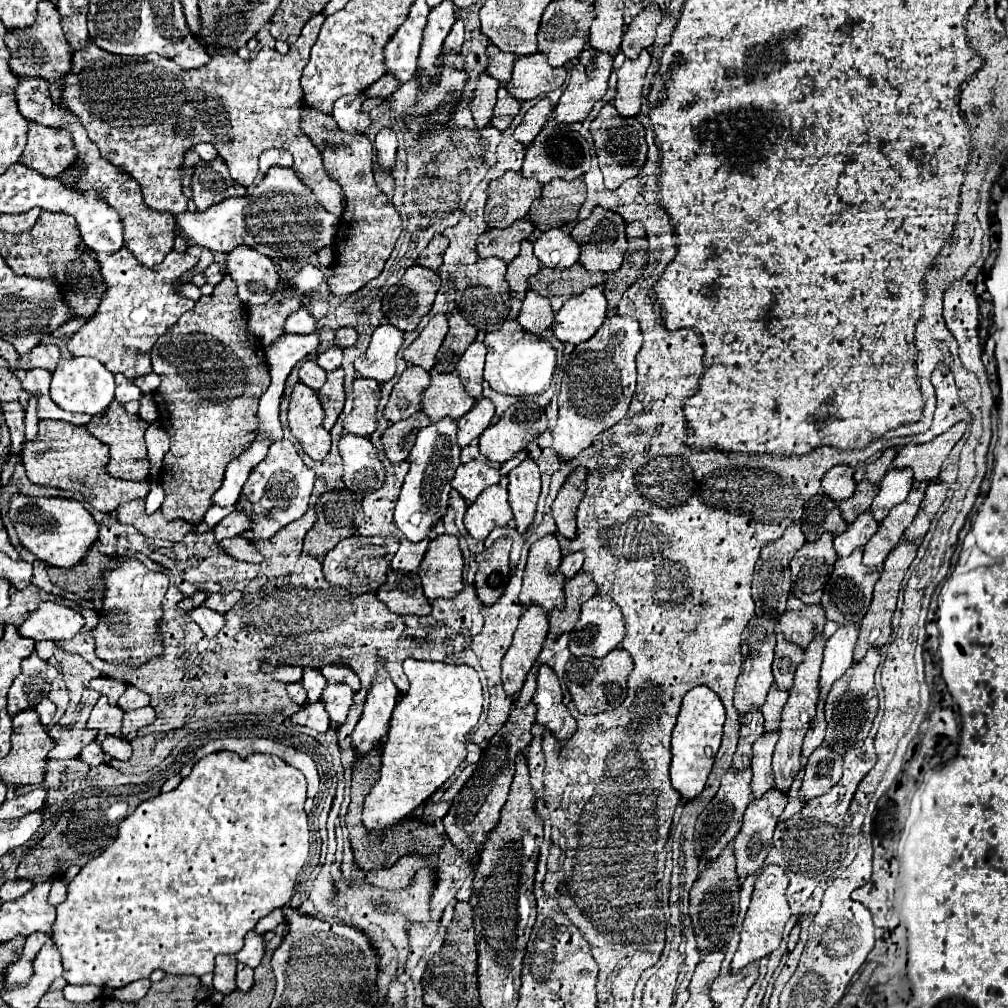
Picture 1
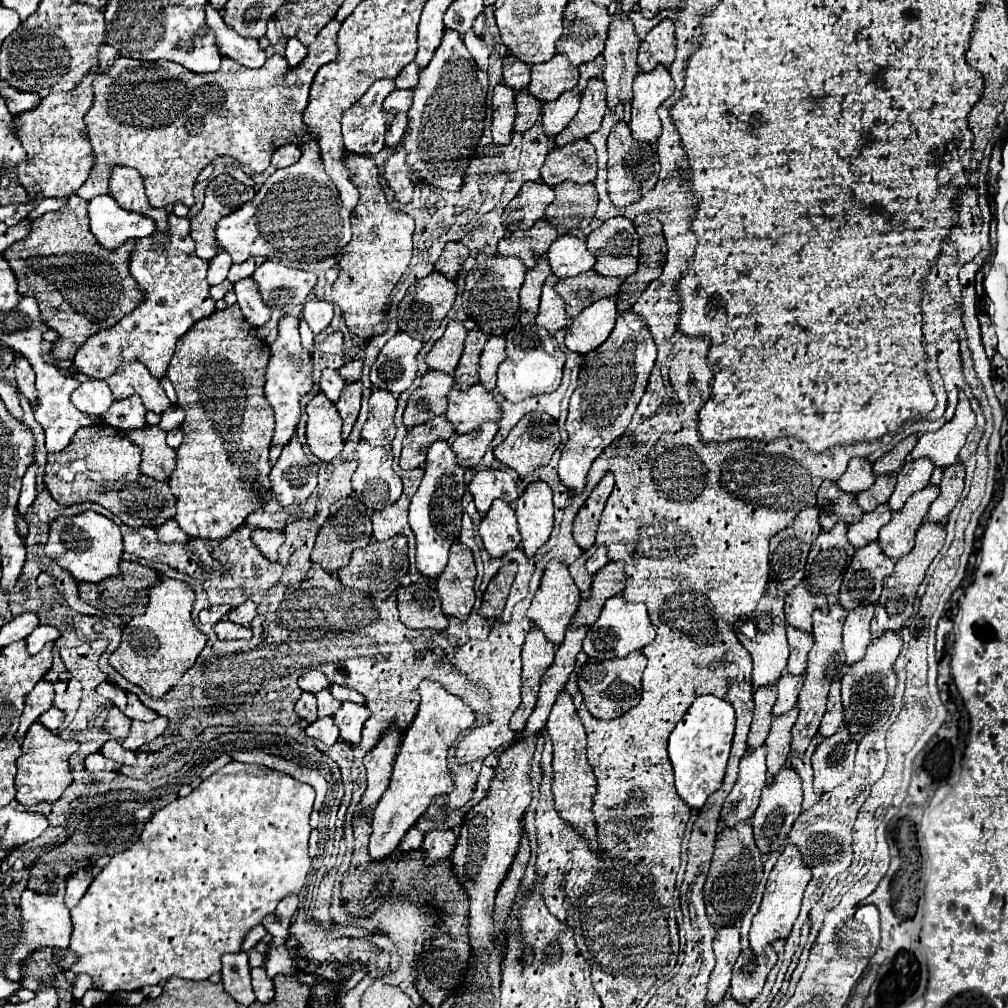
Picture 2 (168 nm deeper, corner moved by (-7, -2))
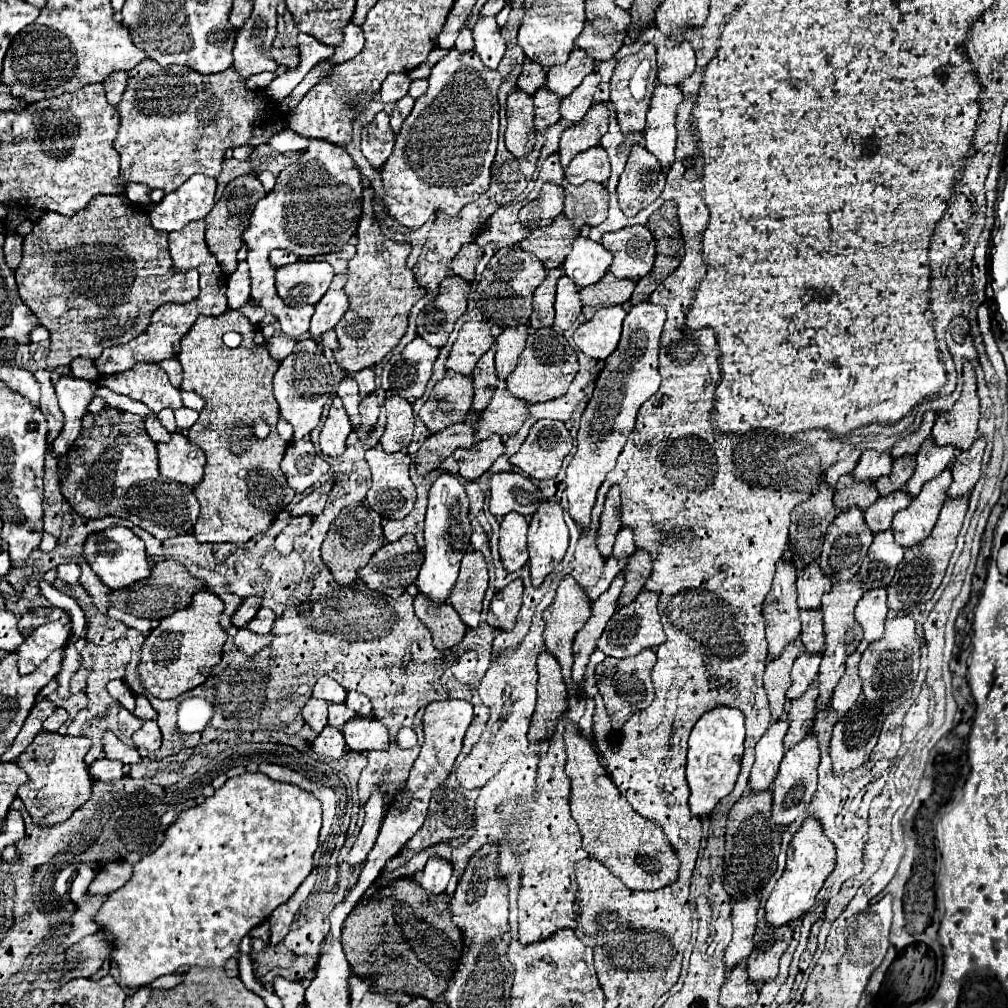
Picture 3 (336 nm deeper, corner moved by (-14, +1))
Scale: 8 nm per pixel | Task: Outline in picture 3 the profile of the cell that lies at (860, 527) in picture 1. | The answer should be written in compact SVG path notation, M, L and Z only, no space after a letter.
M898 489L886 497L878 497L868 509L866 509L866 523L874 533L880 533L884 529L890 529L892 517L906 509L912 503L912 495L906 489Z

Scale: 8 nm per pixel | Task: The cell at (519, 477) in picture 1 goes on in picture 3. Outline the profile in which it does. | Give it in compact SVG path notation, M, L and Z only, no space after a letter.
M548 501L540 505L528 529L530 577L532 587L540 587L548 573L556 569L568 549L568 527L562 517L562 507Z

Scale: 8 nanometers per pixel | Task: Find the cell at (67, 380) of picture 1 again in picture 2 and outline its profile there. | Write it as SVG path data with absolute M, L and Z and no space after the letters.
M91 378L79 384L71 394L71 402L87 416L101 416L115 402L109 384L101 378Z

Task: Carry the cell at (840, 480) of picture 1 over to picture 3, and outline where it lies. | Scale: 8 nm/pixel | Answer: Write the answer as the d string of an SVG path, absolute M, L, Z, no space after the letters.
M864 449L860 455L860 461L856 465L856 469L852 471L852 475L856 477L856 481L864 481L864 479L878 479L882 475L888 475L892 469L892 455L890 451L874 451L874 449Z

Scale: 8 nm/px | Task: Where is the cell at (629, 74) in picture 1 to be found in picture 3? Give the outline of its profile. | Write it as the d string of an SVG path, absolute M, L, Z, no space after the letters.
M658 85L652 97L650 113L646 117L646 149L660 161L662 169L668 171L674 163L676 149L676 107L682 103L682 91L676 85Z

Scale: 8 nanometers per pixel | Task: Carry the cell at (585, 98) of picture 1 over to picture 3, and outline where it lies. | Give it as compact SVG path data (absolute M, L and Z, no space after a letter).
M604 103L594 105L580 123L568 127L562 137L560 137L560 165L568 167L570 161L590 149L600 145L602 135L608 131L608 117L610 117L610 109Z

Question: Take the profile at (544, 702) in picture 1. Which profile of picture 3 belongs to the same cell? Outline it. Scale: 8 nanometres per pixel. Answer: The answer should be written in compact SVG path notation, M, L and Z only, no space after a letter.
M572 723L566 727L564 743L568 755L566 775L572 781L570 809L582 833L582 847L588 853L594 853L630 889L656 891L672 885L678 879L680 861L674 847L662 833L662 827L656 821L644 819L628 805L612 779L606 775L592 743L582 737Z

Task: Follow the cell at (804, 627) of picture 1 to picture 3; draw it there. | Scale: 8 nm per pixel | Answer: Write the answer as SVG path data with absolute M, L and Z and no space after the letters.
M810 563L798 571L798 607L818 609L820 599L826 589L830 589L830 579L822 573L818 563Z

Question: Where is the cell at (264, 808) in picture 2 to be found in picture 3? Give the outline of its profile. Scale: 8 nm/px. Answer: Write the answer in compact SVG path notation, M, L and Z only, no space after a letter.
M244 773L240 777L232 777L232 779L228 779L224 783L224 787L220 787L202 805L198 805L198 807L188 809L186 813L182 813L182 817L178 817L176 825L170 825L170 829L166 831L166 841L160 845L160 849L156 849L152 855L142 857L142 861L134 865L134 877L122 889L110 893L108 899L102 903L102 909L98 911L98 925L100 925L100 929L110 931L116 937L112 959L120 967L122 981L130 989L136 989L136 987L152 983L154 979L158 979L162 975L176 973L184 965L188 965L188 967L224 967L224 963L232 955L238 953L240 939L252 927L256 927L262 921L266 921L278 905L286 903L294 895L294 891L300 887L300 883L310 875L310 871L312 871L312 857L314 857L314 851L318 847L320 823L322 823L320 801L312 793L306 793L306 791L302 791L296 785L272 781L264 773Z

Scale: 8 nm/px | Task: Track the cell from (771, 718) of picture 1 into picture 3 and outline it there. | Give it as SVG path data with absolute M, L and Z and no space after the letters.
M804 651L794 661L794 667L792 667L792 685L790 685L788 693L786 693L788 699L798 699L806 691L810 681L816 679L818 667L820 667L820 659L822 659L822 653L808 653L808 651Z

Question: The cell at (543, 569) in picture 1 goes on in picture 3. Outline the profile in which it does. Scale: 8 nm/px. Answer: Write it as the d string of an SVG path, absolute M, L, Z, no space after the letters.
M566 575L556 591L556 599L554 603L544 611L544 621L546 621L546 629L544 629L544 637L546 637L546 651L550 655L556 657L556 661L562 667L562 677L564 683L568 687L570 695L580 695L580 685L572 681L572 665L574 665L574 657L572 657L572 641L574 635L586 625L586 621L590 619L590 601L588 595L582 593L582 589L578 589L578 585L574 585L574 579L570 575Z

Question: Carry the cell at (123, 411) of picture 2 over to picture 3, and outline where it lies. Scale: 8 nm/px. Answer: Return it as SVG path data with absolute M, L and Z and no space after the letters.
M154 415L146 417L146 431L154 443L168 443L170 441L170 433L160 425L160 421L154 419Z

